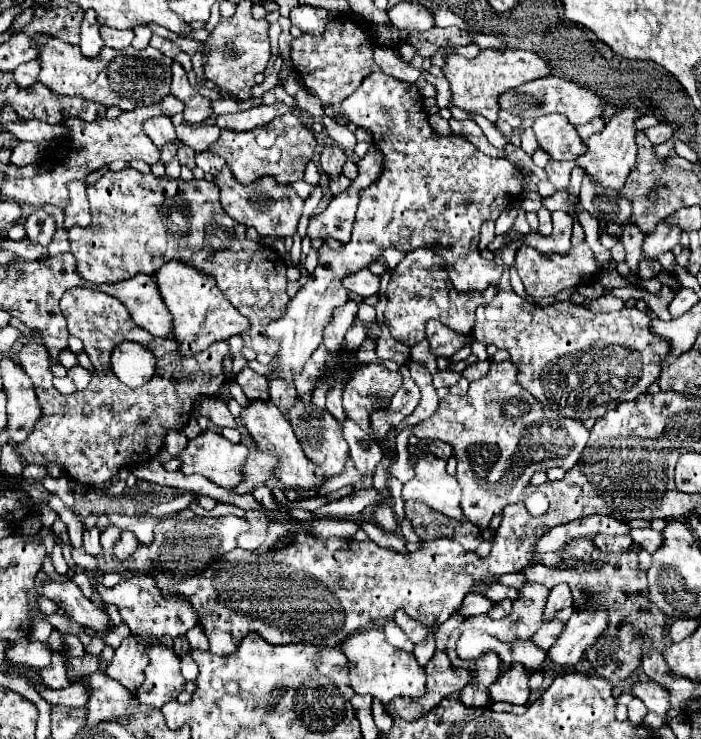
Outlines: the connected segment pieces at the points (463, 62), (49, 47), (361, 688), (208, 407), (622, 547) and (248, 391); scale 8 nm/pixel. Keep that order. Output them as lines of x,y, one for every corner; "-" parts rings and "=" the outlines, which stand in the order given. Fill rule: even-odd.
508,48
504,52
498,50
480,50
480,54
474,60
468,60
460,54
450,54
444,58
444,66
442,66
442,74
450,84
450,92
452,92
452,100
450,104
456,108
462,108
466,112
474,112
474,114
482,114
486,116
490,122
498,120
498,94
512,90
524,82
536,80
536,78
544,78
550,74
548,64
534,52
530,50
520,50
520,48
=
36,34
34,42
38,44
36,60
40,62
38,82
46,84
54,94
80,96
84,100
100,102
104,106
120,106
122,110
156,104
170,94
172,58
150,46
144,50
128,48
126,52
104,46
96,58
86,58
80,54
80,46
66,44
46,34
=
366,630
362,634
354,634
342,642
342,652
348,658
348,674
350,688
356,694
370,694
382,702
388,702
396,696
422,696
426,690
424,670
418,666
414,654
398,650
390,646
384,638
382,630
-
350,642
350,648
346,646
=
208,396
208,398
202,400
202,404
200,404
200,414
206,416
206,418
210,418
210,420
212,420
216,426
220,426
220,428
224,428
224,426
236,428
236,422
234,422
234,418
232,418
230,412
228,412
226,402
222,402
222,400
214,398
214,396
=
597,534
594,542
604,552
628,552
633,540
629,535
602,536
=
244,368
238,376
236,382
242,386
244,394
248,398
258,398
258,400
268,400
268,378
266,376
256,376
256,372
252,372
250,368

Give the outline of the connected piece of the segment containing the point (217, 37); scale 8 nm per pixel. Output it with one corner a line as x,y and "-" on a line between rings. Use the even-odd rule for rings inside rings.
240,2
236,14
232,18
222,18
218,26
210,32
208,40
204,42
206,78
214,80
222,90
232,92
240,100
248,100
250,90
234,90
234,84
254,84
254,76
266,70
266,64
272,54
268,40
268,22
254,20
250,14
252,14
252,4
-
234,24
238,26
234,28

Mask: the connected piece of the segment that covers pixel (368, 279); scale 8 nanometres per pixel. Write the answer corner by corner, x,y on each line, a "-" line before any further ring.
362,270
360,274
350,274
348,278
344,278
344,286
348,286
352,294
360,294
362,298
376,296
380,290
380,282
382,276
376,276
370,270

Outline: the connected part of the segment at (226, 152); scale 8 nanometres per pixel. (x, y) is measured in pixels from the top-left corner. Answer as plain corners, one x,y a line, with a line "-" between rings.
284,114
284,116
276,116
272,122
264,126
258,126
246,132
222,128
220,138
208,146
208,152
224,158
234,178
244,186
256,182
262,176
272,176
280,184
290,184
302,178
306,164
314,158
316,146
318,142
312,130
308,130
298,120
298,116

